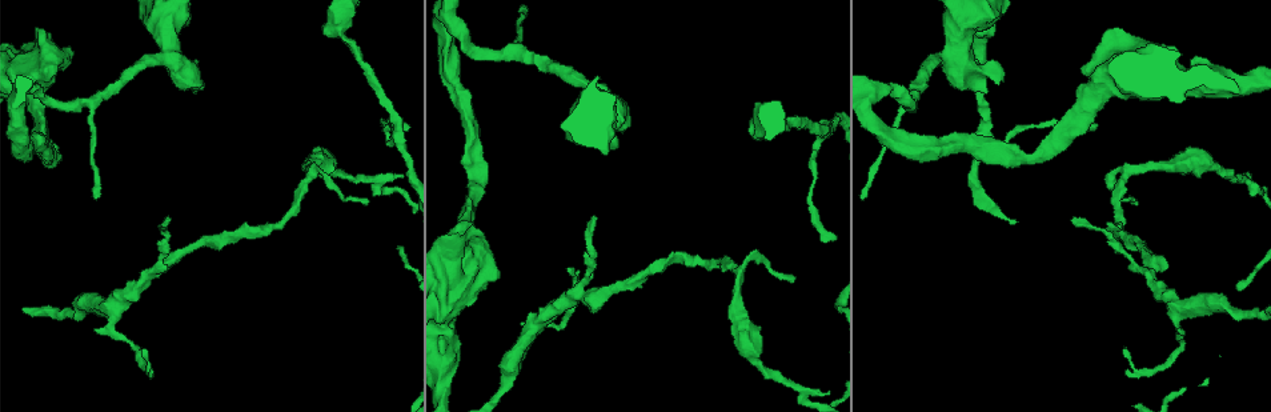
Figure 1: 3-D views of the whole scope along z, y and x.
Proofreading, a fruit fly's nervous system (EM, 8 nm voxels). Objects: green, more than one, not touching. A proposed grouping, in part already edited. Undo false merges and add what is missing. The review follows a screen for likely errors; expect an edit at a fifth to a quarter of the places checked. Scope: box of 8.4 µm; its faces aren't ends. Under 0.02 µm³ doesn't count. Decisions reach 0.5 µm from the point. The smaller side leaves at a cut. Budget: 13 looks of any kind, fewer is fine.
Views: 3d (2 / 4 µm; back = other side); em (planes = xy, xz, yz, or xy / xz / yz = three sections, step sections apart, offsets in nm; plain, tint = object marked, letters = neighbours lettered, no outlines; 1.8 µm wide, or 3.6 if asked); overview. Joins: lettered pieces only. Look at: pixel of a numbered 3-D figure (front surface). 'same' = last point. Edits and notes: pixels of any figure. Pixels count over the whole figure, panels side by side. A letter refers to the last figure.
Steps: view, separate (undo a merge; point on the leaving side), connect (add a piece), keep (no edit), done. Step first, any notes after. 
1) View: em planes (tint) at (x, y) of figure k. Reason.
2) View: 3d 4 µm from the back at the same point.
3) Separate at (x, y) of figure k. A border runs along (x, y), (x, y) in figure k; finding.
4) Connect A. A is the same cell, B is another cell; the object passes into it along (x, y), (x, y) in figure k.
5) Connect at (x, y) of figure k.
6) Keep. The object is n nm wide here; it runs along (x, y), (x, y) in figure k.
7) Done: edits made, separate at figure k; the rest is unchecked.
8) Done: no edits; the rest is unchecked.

View: em planes (letters) at (821, 130) of figure 1. Three-way junction.

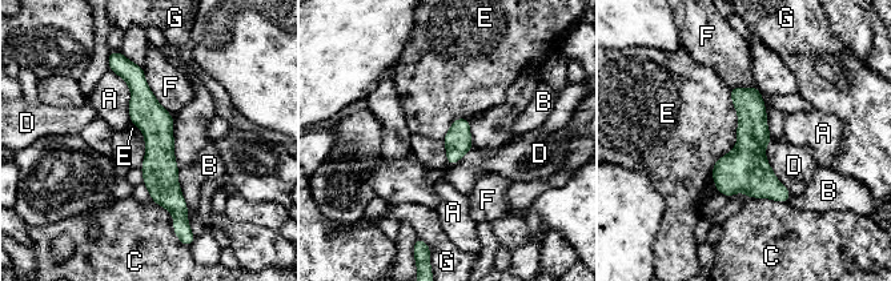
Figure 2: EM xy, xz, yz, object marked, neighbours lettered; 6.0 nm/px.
Keep. The longest contact is with E, 550 nm; A, B, C, D, E, F and G are other cells; a border runs along (730, 89), (737, 143), (710, 176) in figure 2; one neuron here.

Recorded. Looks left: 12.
View: 3d 4 µm at (995, 82) of figure 1. An open end.

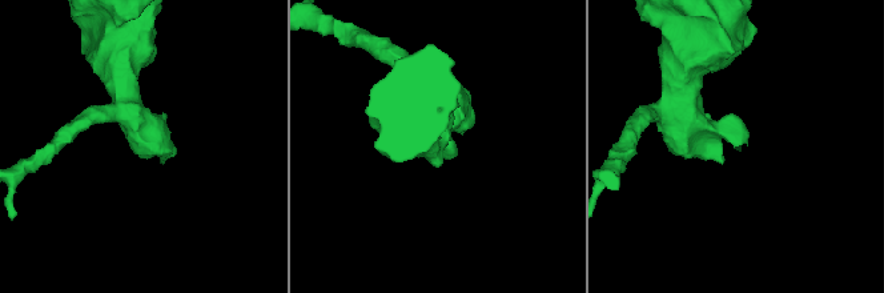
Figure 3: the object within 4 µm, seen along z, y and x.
View: em planes (letters) at (739, 148) of figure 3. Now the EM.

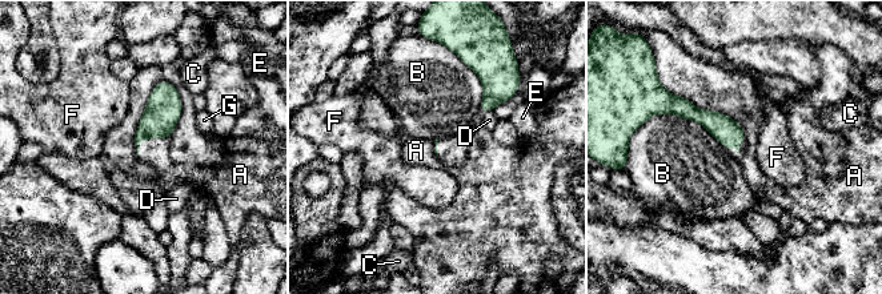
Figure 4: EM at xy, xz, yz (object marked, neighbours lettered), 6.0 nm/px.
Keep. A, B, C, D, E, F and G are other cells; none of them fits.

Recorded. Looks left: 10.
View: em planes (tint) at (984, 33) of figure 1. Abrupt turn.

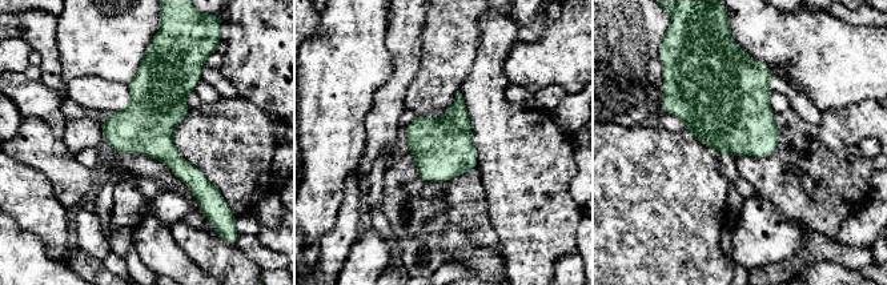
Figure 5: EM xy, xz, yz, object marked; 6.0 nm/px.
View: em planes (letters) at the same point. See the neighbours.

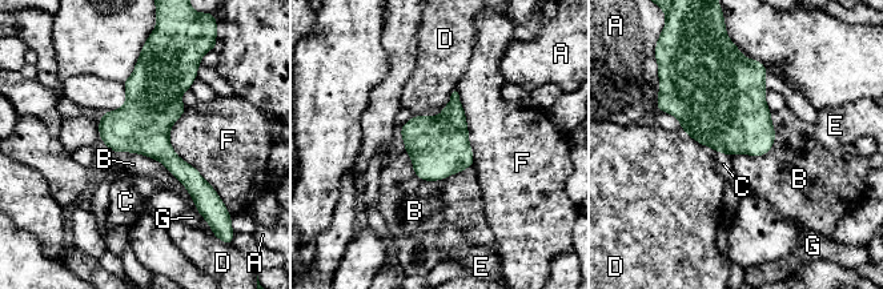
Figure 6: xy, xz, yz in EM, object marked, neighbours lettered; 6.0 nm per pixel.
Keep. The object is 340 nm wide here; A, B, C, D, E, F and G are other cells; all the same neuron.

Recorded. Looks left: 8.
View: em xz step 4 (tint) at (1149, 269) of figure 1. Arms part here.

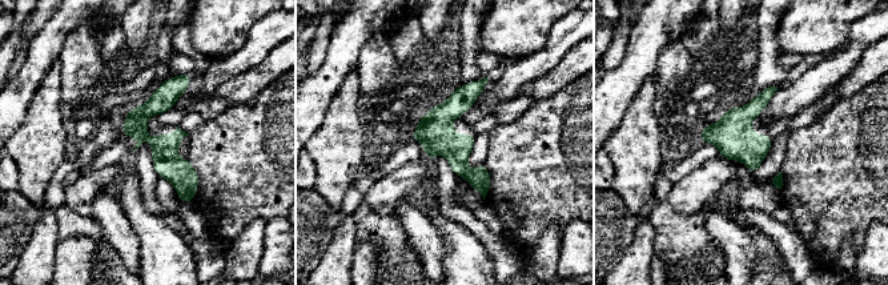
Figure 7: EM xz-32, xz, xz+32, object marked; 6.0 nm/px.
View: em planes (letters) at the same point. Another direction.

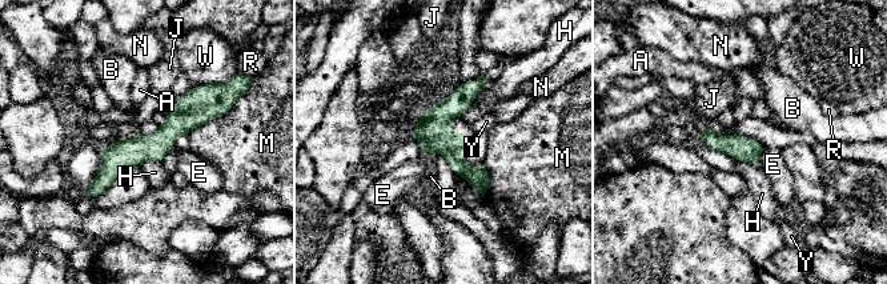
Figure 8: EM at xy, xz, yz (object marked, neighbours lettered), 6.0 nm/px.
Keep. A, B, E, H, J, M, N, R, W and Y are other cells; a border runs along (734, 158), (759, 168) in figure 8; continuous, no second neuron.

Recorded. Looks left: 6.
View: 3d 4 µm at (828, 392) of figure 1. Free end.

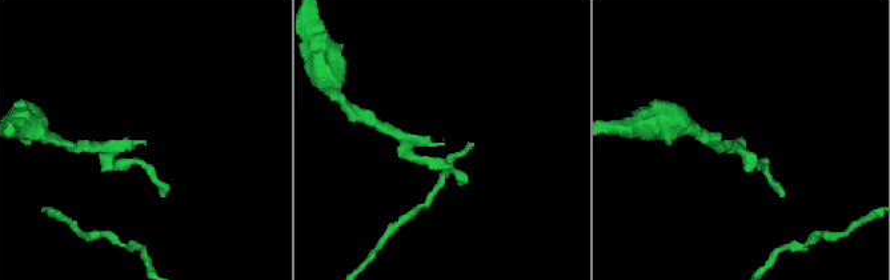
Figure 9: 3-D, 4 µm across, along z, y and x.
View: em xy step 16 (tint) at (742, 144) of figure 9. Need the tissue.

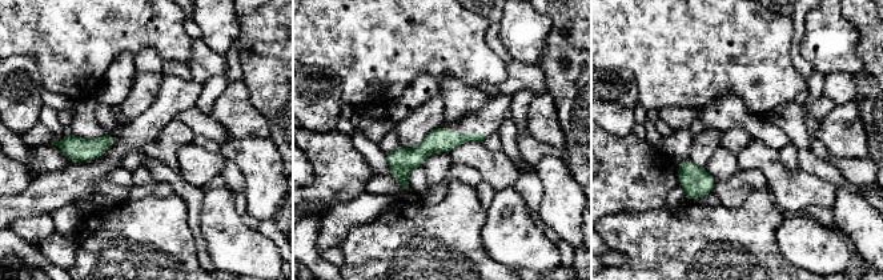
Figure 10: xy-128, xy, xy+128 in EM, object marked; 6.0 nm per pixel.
View: em planes (letters) at the same point. Cut it another way.

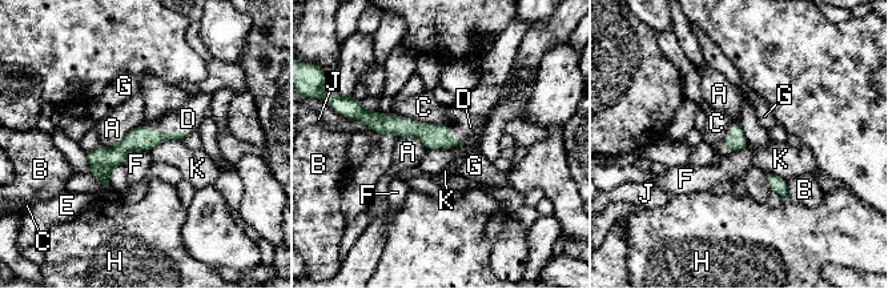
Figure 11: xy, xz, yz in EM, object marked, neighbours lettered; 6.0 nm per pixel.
Connect D. The object is 130 nm wide here; D is the same cell, A, B, C, E, F, G, H, J and K are other cells; the object passes into it along (139, 139), (167, 132), (188, 119) in figure 11; it goes on there.

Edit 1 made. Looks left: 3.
Done: edits made, connect at figure 11; the rest is unchecked.

